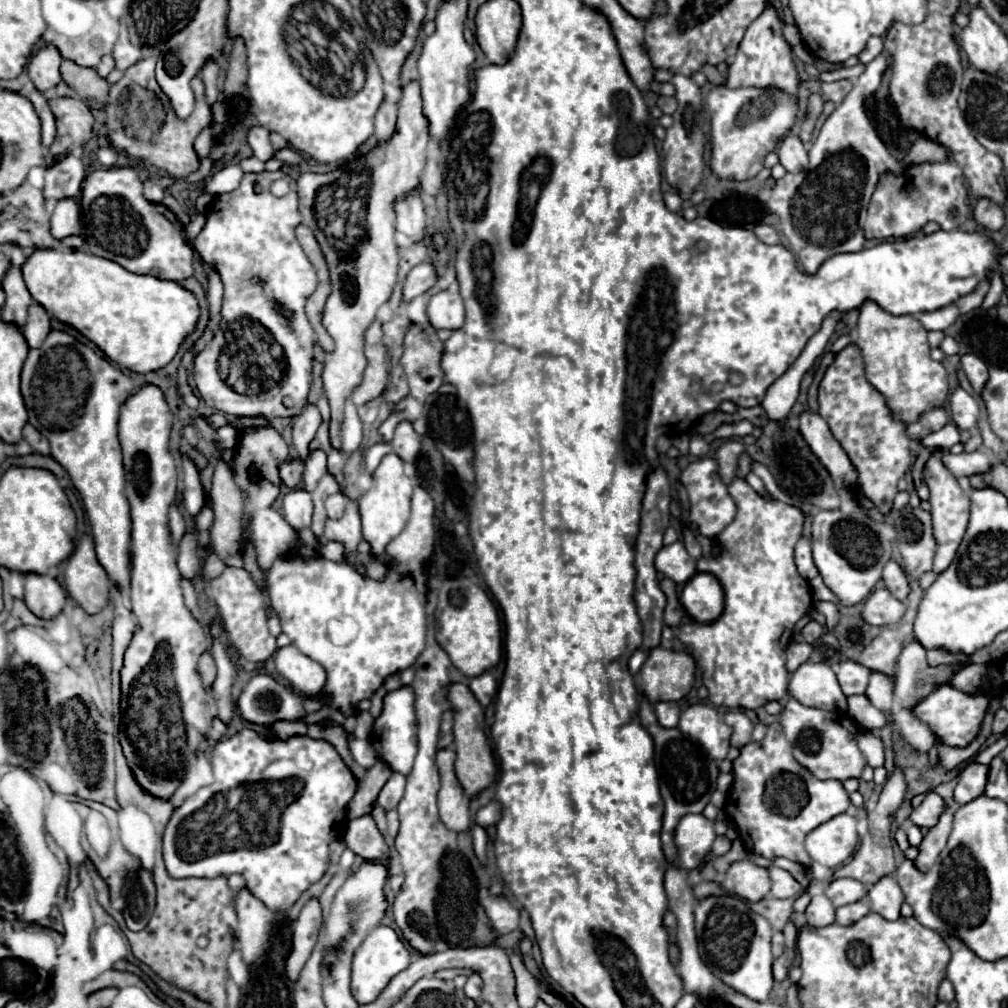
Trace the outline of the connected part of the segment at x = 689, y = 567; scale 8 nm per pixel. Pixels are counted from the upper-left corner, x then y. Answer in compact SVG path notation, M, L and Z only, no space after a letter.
M682 541L664 545L656 555L656 569L670 577L674 583L686 583L696 573L694 559L686 553Z

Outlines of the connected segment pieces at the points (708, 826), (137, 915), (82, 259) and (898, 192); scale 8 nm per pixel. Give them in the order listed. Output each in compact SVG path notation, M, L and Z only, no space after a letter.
M684 815L674 831L676 845L676 865L684 871L692 871L704 855L710 853L710 847L716 839L714 823L704 815Z
M140 867L138 871L130 871L122 889L122 897L126 899L124 919L128 929L144 929L156 907L156 885L152 871L144 867Z
M36 249L22 265L22 275L36 303L40 303L50 315L58 317L60 321L76 327L84 337L100 347L110 361L136 373L150 373L166 367L176 357L184 339L196 331L200 319L200 305L196 295L184 289L180 283L158 279L154 275L136 275L114 261L74 249Z
M954 161L924 163L906 169L904 175L884 175L880 187L872 195L868 217L864 225L866 239L886 237L910 237L920 231L928 221L936 221L944 231L958 229L970 213L968 191L964 187L964 175Z

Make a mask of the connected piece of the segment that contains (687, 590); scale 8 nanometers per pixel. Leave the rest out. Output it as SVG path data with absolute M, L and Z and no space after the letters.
M698 572L685 584L680 601L696 621L712 623L724 609L724 591L714 575Z

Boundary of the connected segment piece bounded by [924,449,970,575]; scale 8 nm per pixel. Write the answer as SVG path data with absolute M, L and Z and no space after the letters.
M938 449L930 461L926 463L924 469L924 481L930 487L930 513L932 513L932 525L934 525L934 539L938 543L936 555L934 555L934 575L940 575L948 569L948 565L952 563L956 549L964 537L966 525L968 525L968 511L970 511L970 499L968 495L960 489L960 485L956 483L956 479L950 475L950 471L940 463L940 455L944 453L944 449Z

